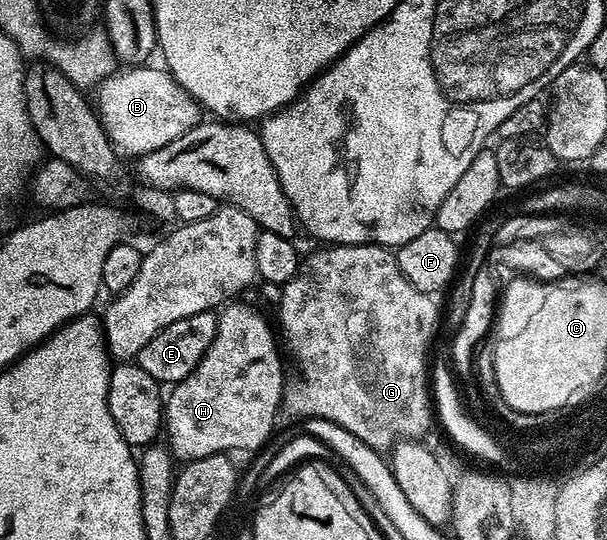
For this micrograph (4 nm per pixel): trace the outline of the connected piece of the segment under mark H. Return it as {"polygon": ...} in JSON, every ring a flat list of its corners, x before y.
{"polygon":[[226,304,218,314,218,327,201,363,185,379,176,382,173,391,164,402,165,437,172,458,181,463,207,458,233,451,258,452,270,442,277,413,281,411,283,391,287,381,283,379,283,365,273,331,266,319,251,305]]}

